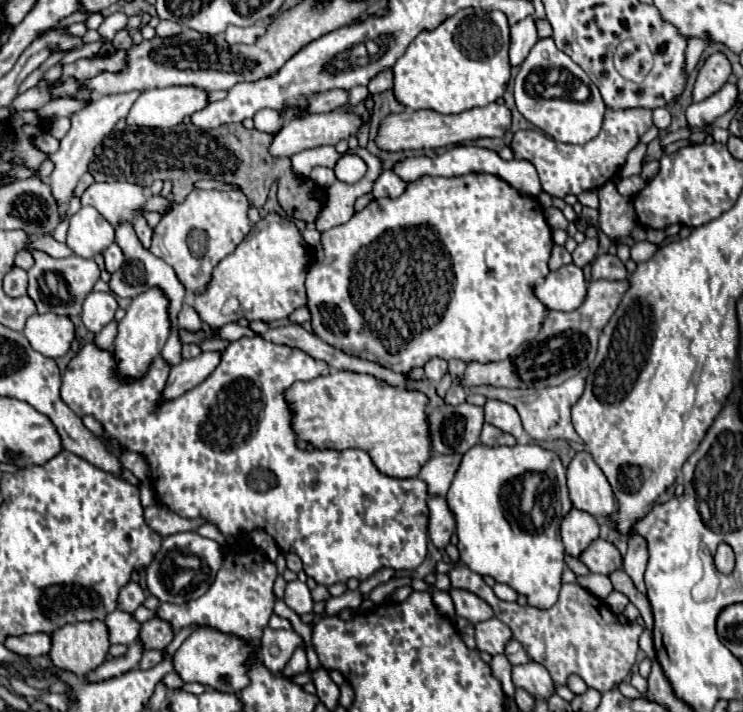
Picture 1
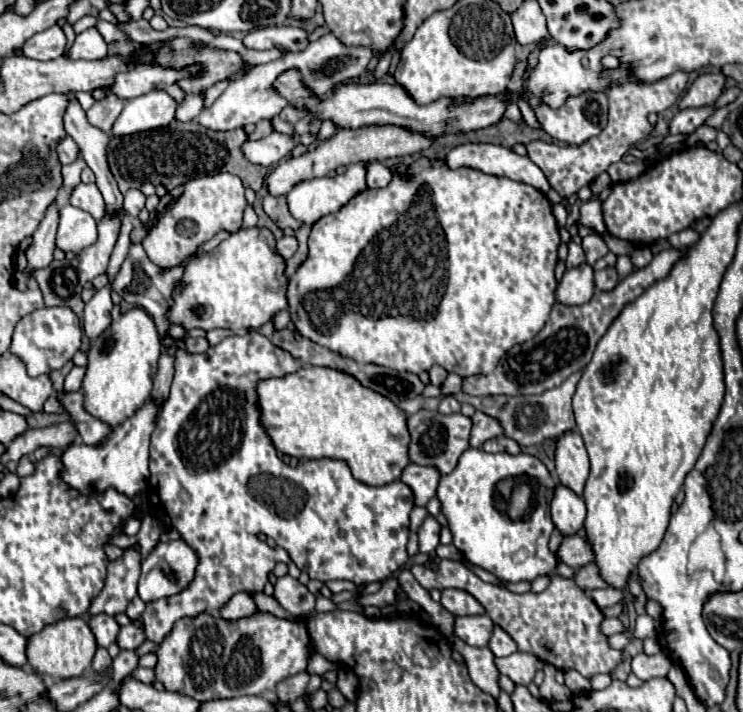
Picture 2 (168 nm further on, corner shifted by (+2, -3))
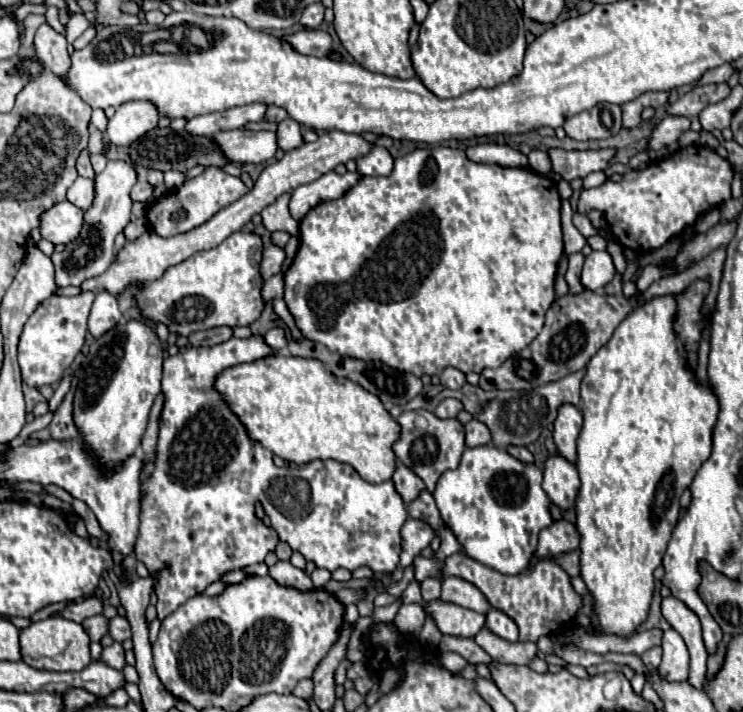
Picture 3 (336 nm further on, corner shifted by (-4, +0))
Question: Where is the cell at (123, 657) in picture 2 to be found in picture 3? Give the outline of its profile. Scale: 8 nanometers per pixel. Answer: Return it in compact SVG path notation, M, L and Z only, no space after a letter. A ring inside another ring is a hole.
M113 642L111 646L103 648L101 662L107 664L107 666L111 666L111 668L115 668L115 670L121 670L125 666L125 652L123 652L121 644L119 642Z

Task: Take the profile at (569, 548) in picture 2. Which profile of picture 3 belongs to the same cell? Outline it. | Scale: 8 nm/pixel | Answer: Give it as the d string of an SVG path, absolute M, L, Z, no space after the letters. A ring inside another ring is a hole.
M553 520L551 526L539 532L539 544L533 560L538 562L547 556L571 552L577 548L579 548L579 534L575 532L575 526L567 520Z

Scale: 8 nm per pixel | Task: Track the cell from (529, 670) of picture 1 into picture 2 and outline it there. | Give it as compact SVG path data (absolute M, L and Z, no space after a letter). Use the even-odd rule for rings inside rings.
M513 653L505 659L495 659L499 673L507 675L515 685L529 685L539 669L543 669L543 663L529 653Z

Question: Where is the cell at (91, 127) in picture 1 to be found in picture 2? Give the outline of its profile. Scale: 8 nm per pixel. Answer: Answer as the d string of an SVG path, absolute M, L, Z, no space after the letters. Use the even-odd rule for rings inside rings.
M53 201L47 207L47 213L39 225L39 229L33 233L31 247L27 249L27 271L33 271L33 267L47 267L53 261L55 251L55 235L59 225L59 205Z

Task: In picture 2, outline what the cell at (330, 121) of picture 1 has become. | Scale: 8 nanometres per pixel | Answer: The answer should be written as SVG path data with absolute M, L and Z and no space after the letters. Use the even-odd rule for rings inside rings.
M273 131L265 139L245 143L243 151L245 151L245 157L251 163L259 163L263 167L271 167L271 165L279 163L279 159L287 157L289 151L293 151L297 145L299 145L297 135L285 135L285 133Z

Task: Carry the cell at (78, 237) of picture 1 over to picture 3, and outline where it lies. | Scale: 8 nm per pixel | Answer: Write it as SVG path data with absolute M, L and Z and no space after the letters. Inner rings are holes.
M67 200L53 204L39 216L41 238L53 244L69 244L71 240L75 240L75 236L79 236L81 226L83 226L83 210L75 208Z

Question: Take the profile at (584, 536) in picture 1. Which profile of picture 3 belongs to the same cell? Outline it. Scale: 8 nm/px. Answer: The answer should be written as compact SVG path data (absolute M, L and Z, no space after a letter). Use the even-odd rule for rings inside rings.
M561 454L549 456L543 468L543 490L559 508L573 508L575 492L579 492L579 474L575 464Z

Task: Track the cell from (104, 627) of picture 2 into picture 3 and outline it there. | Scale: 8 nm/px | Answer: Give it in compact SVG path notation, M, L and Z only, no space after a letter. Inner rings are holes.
M97 614L97 616L91 616L91 618L83 620L81 626L85 628L85 632L89 634L89 638L93 642L99 642L107 634L107 618L103 614Z

